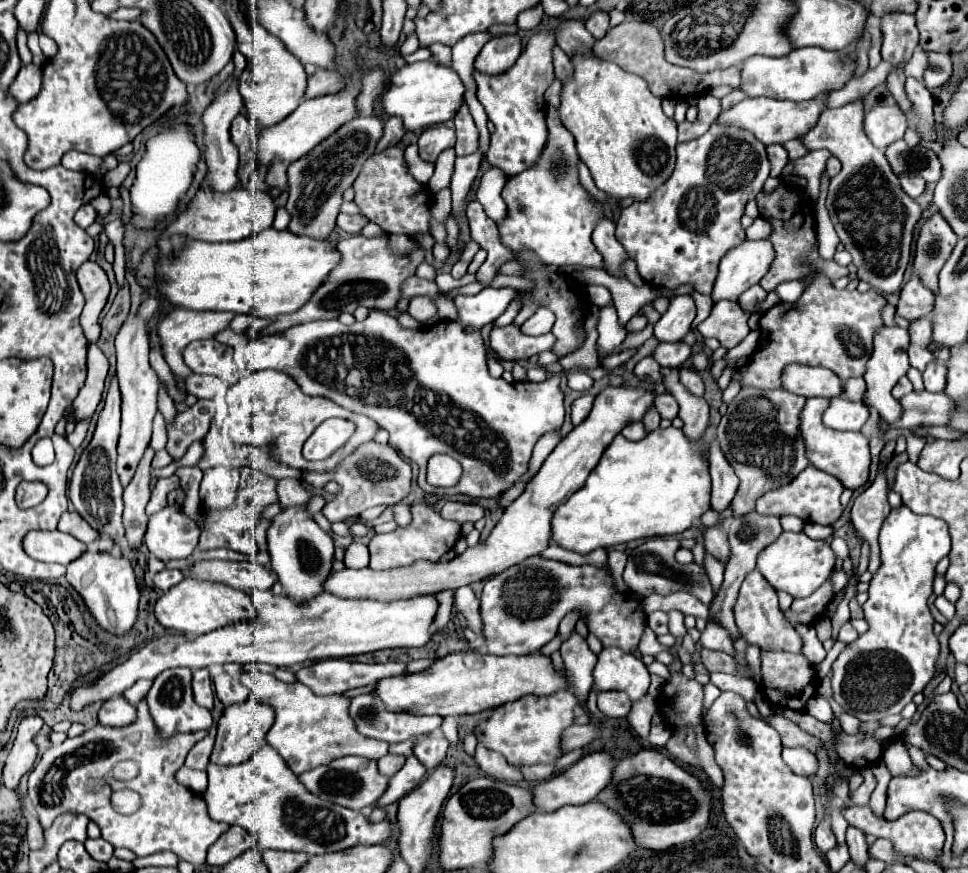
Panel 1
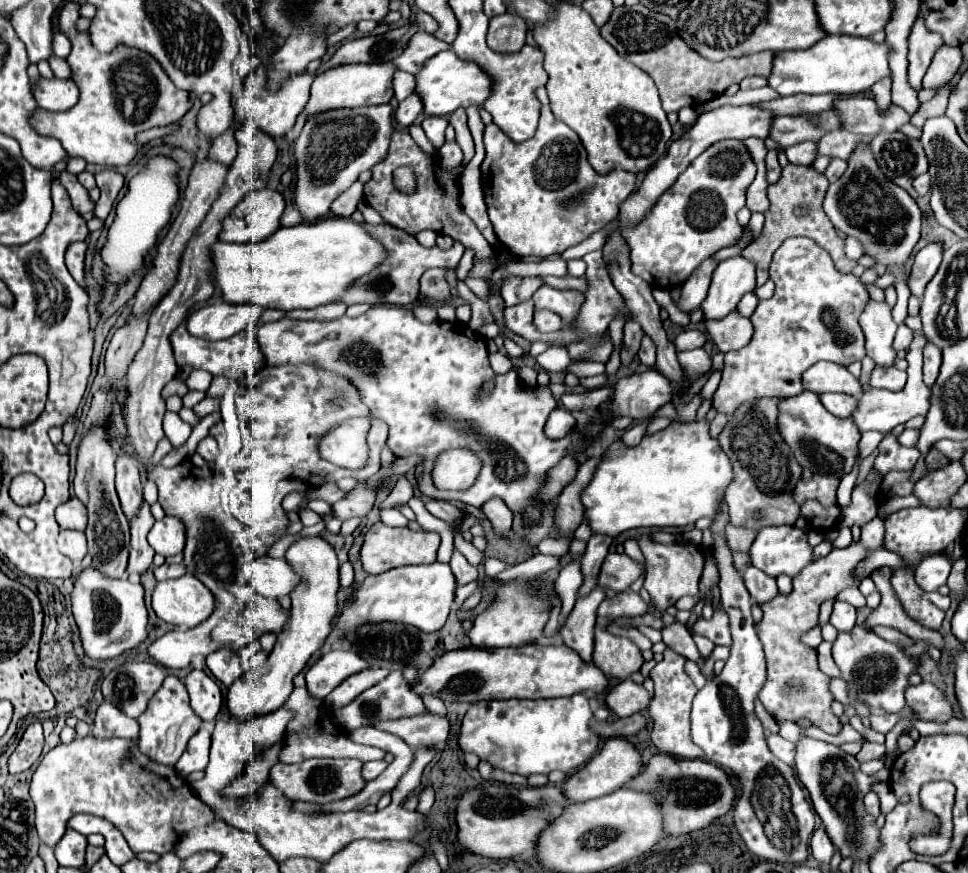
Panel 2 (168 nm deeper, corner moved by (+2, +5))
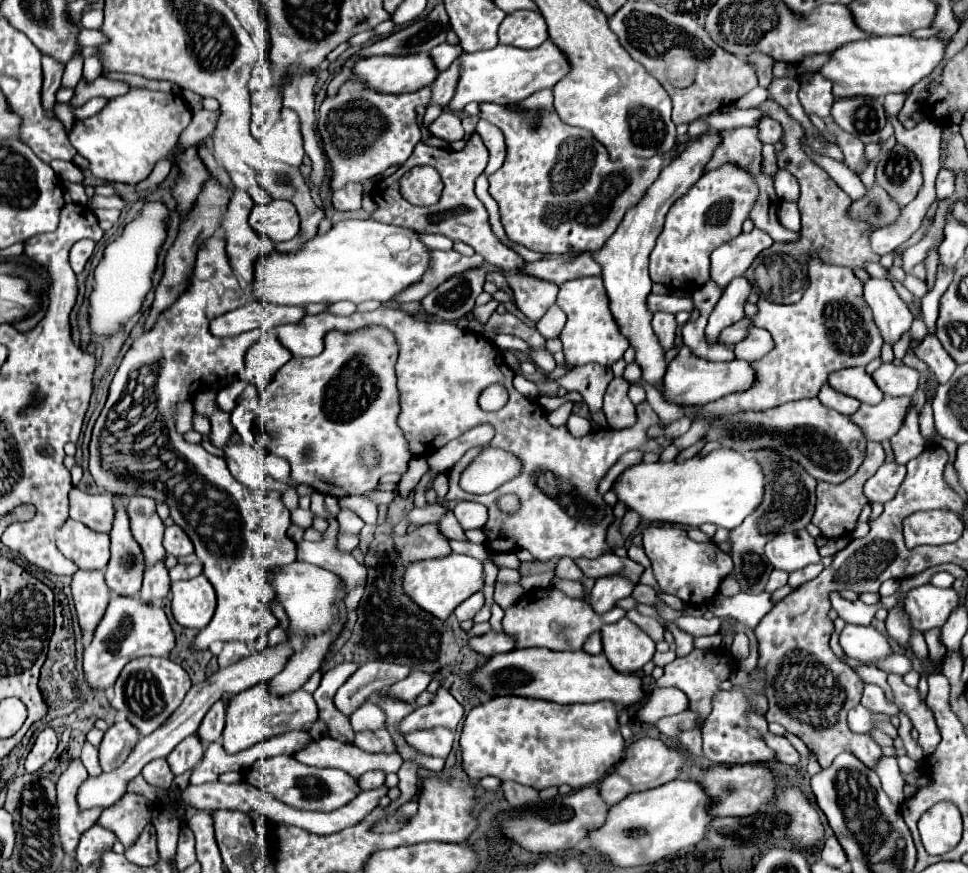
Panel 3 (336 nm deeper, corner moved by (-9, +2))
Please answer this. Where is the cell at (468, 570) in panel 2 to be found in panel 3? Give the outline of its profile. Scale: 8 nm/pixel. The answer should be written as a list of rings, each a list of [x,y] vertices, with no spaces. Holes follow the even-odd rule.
[[[451,508],[441,516],[441,520],[439,520],[439,530],[441,530],[449,540],[467,540],[465,534],[463,534],[463,528],[461,528],[461,524],[457,522],[457,518],[453,516],[453,510],[451,510]]]

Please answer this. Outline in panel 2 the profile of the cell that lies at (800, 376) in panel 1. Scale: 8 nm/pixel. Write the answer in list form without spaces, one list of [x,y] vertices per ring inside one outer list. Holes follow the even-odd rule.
[[[818,361],[810,369],[806,369],[802,373],[802,385],[804,385],[804,389],[818,393],[818,395],[828,393],[828,391],[848,393],[854,397],[862,395],[862,387],[860,387],[858,379],[852,377],[846,367],[840,367],[836,363],[828,363],[828,361]]]

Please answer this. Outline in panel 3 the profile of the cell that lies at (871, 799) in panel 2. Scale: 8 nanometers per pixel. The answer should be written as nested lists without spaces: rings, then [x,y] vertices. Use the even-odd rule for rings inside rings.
[[[881,758],[881,762],[875,768],[875,772],[879,774],[883,790],[887,792],[891,802],[901,804],[905,800],[905,796],[903,796],[905,780],[903,780],[903,774],[901,774],[901,770],[897,766],[897,758]]]

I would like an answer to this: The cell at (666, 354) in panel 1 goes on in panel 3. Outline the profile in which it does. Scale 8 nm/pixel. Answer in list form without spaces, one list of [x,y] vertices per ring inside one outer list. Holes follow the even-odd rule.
[[[743,318],[741,322],[735,322],[733,326],[729,326],[727,330],[723,330],[723,334],[719,336],[721,344],[727,344],[727,346],[733,346],[737,342],[741,342],[747,332],[749,332],[749,326],[751,326],[751,320],[749,318]]]

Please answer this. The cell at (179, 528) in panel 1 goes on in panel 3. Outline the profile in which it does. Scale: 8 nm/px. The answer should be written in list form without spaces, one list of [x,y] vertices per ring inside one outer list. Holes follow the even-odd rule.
[[[169,526],[165,528],[165,540],[163,540],[163,546],[167,548],[169,554],[173,556],[187,556],[187,554],[193,554],[193,544],[191,540],[187,538],[187,534],[179,528],[179,526]]]

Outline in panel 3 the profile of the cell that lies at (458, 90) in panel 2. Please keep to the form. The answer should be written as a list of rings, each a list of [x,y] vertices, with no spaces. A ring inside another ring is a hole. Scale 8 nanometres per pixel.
[[[545,40],[539,48],[533,50],[523,50],[515,46],[495,46],[491,50],[463,54],[461,64],[463,74],[455,90],[455,96],[449,102],[449,108],[453,112],[463,110],[469,102],[495,102],[503,106],[521,102],[537,90],[553,88],[571,70],[569,60],[551,40]]]

